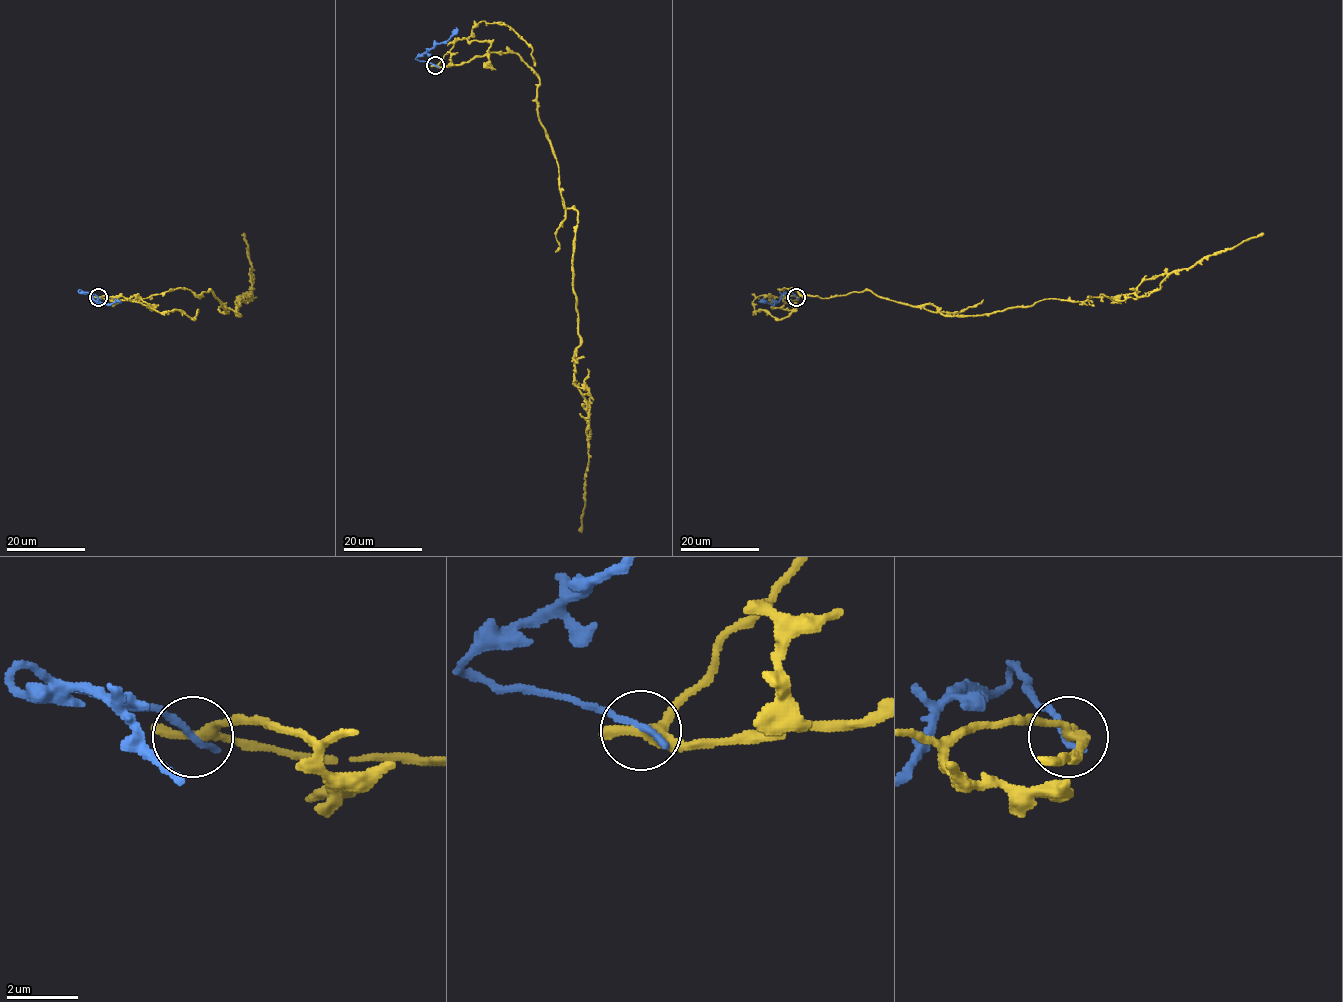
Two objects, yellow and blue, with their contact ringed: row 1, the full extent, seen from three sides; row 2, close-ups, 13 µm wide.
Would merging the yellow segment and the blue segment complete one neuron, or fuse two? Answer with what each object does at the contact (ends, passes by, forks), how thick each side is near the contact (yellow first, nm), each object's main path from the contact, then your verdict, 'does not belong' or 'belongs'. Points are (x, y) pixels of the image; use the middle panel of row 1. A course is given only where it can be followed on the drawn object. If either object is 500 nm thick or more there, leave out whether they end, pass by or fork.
yellow passes by; blue ends; calibres 280 and 240 nm; course yellow (435, 65), (514, 52), (539, 80), (537, 114), (562, 204), (577, 212), (575, 385), (588, 404), (581, 533); course blue (435, 65), (419, 61), (416, 57), (444, 42), (457, 28); does not belong

